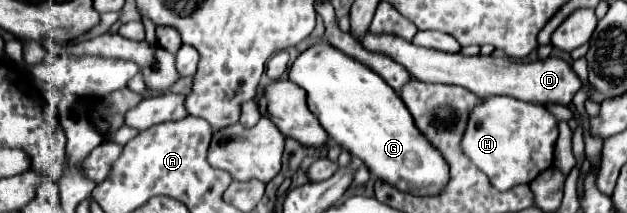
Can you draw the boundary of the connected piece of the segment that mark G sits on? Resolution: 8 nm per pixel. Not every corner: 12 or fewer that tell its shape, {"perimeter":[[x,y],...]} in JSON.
{"perimeter":[[319,40],[289,80],[329,138],[419,196],[449,180],[397,92]]}

